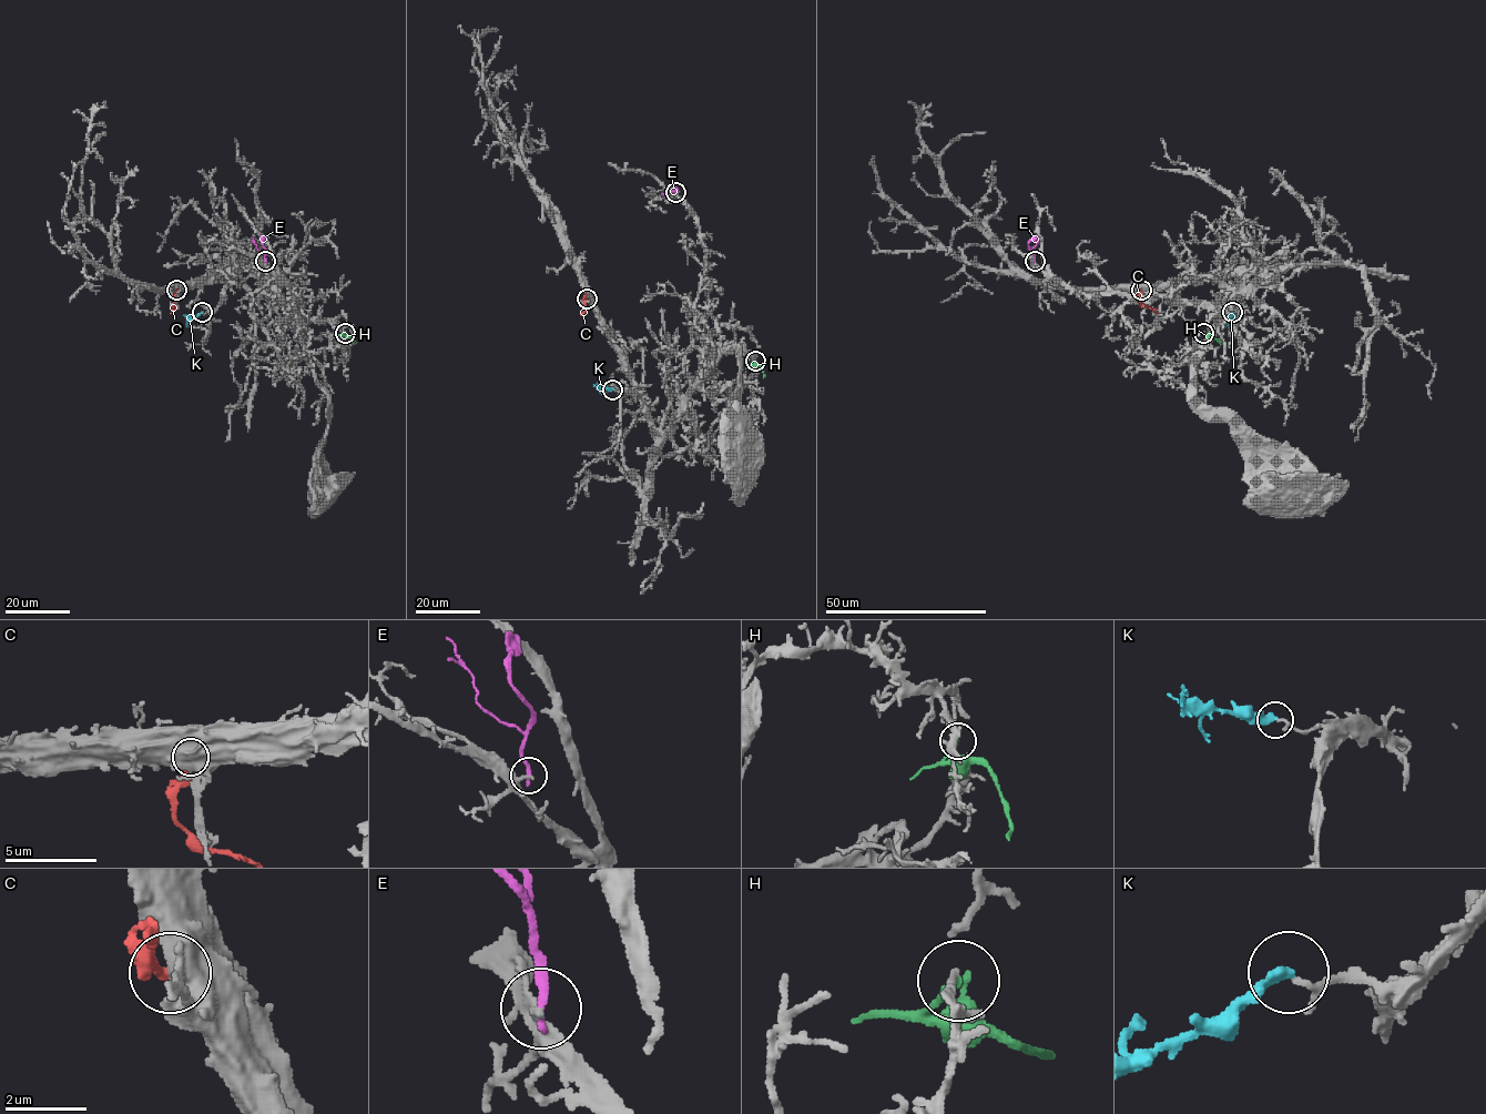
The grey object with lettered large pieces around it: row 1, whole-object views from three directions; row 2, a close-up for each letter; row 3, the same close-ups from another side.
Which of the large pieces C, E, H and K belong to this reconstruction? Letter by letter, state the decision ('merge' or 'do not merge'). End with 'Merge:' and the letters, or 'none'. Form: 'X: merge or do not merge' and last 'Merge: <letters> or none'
C: do not merge
E: do not merge
H: do not merge
K: do not merge
Merge: none

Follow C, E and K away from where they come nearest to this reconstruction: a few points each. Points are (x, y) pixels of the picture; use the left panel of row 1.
C: (177, 290), (174, 310), (171, 314)
E: (265, 261), (264, 236)
K: (202, 312), (189, 321), (186, 326)

